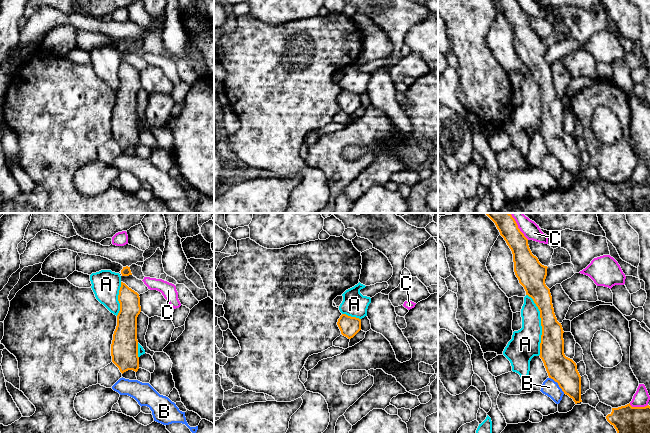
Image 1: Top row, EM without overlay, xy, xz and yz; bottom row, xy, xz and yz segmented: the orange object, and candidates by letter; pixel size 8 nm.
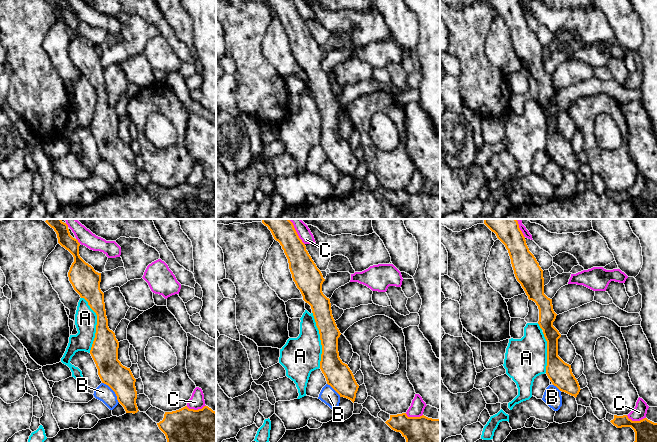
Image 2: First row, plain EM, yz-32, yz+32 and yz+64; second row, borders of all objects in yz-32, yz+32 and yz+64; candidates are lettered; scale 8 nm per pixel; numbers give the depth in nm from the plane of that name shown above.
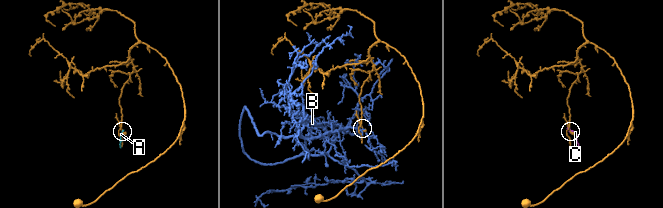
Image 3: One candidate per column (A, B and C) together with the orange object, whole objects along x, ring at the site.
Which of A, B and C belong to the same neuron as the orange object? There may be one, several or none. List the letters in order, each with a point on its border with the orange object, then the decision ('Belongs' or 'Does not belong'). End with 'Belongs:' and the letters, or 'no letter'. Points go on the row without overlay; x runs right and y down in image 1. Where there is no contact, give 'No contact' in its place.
A: Touches orange at yz (541, 100). Does not belong
B: Touches orange at yz (558, 160). Does not belong
C: Touches orange at yz (638, 183). Does not belong
Belongs: no letter

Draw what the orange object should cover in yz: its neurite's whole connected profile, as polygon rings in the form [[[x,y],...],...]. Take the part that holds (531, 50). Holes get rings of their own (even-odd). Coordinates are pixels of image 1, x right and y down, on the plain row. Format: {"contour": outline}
{"contour": [[[517,0],[495,1],[512,27],[514,48],[519,59],[540,87],[542,111],[539,132],[548,152],[575,180],[580,179],[581,152],[576,139],[564,130],[564,107],[555,92],[550,65],[545,60],[548,43],[532,30],[528,15]]]}

